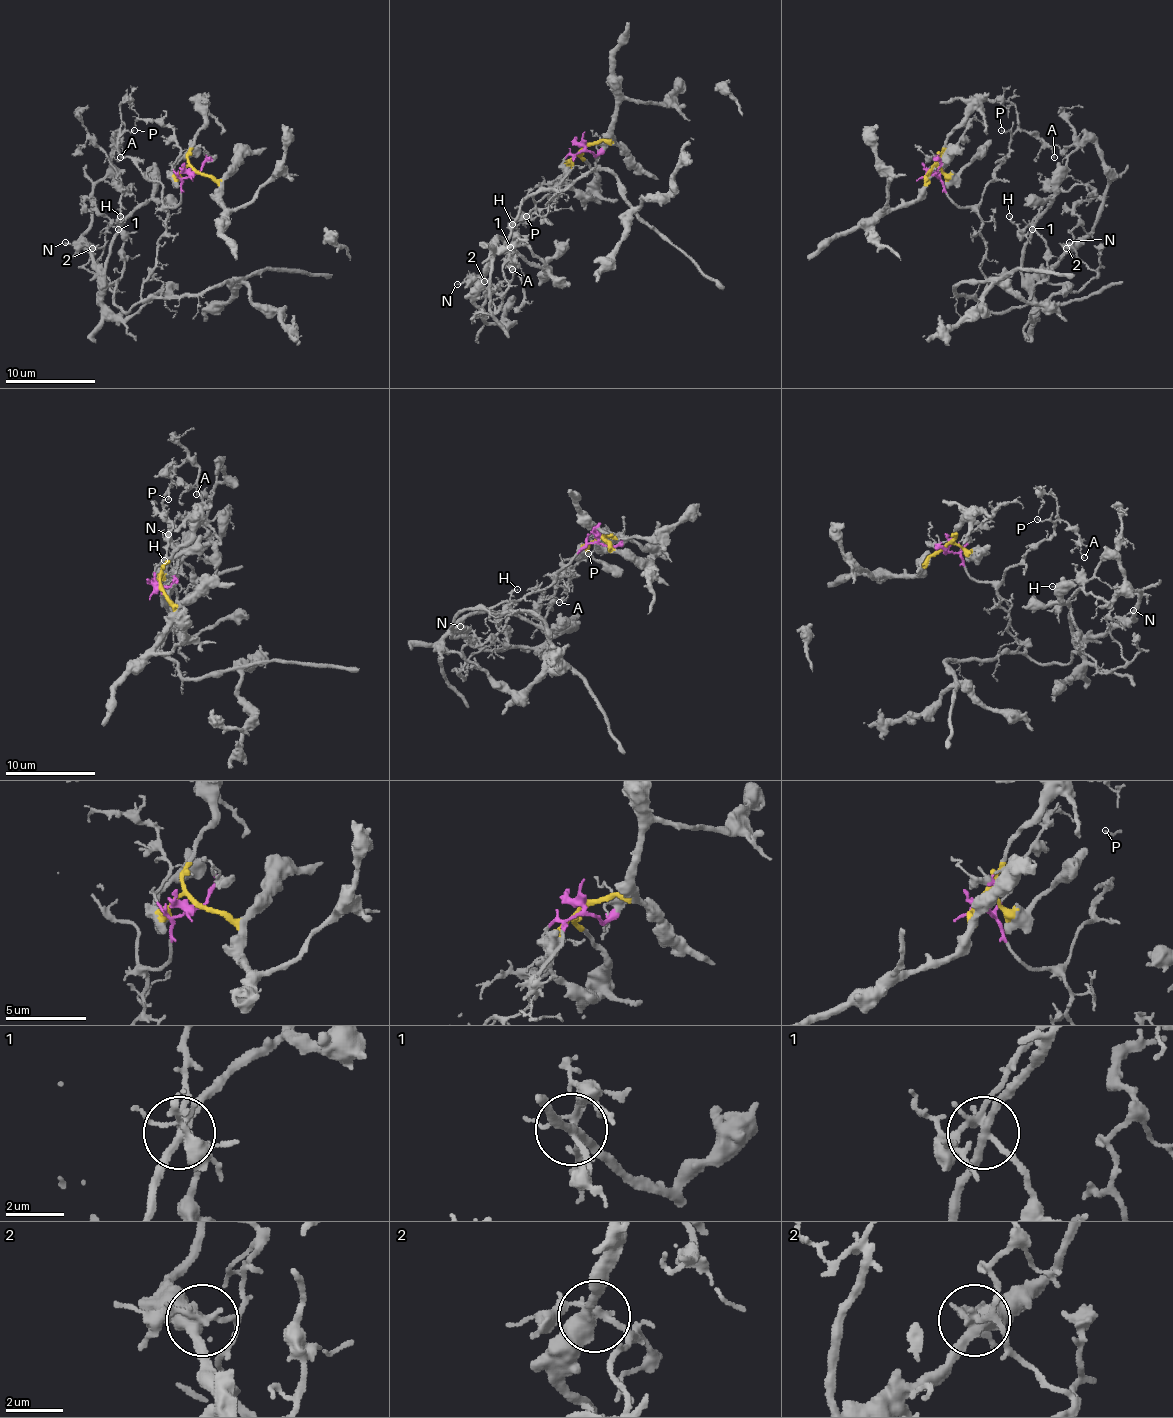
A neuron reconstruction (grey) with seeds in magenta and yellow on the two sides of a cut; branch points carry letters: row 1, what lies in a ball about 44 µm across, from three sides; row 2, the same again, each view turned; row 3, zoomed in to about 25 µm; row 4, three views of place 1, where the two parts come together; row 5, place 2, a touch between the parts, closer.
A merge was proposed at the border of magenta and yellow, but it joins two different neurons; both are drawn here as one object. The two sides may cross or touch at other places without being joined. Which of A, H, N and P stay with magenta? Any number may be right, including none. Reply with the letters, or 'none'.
A, H, N, P

